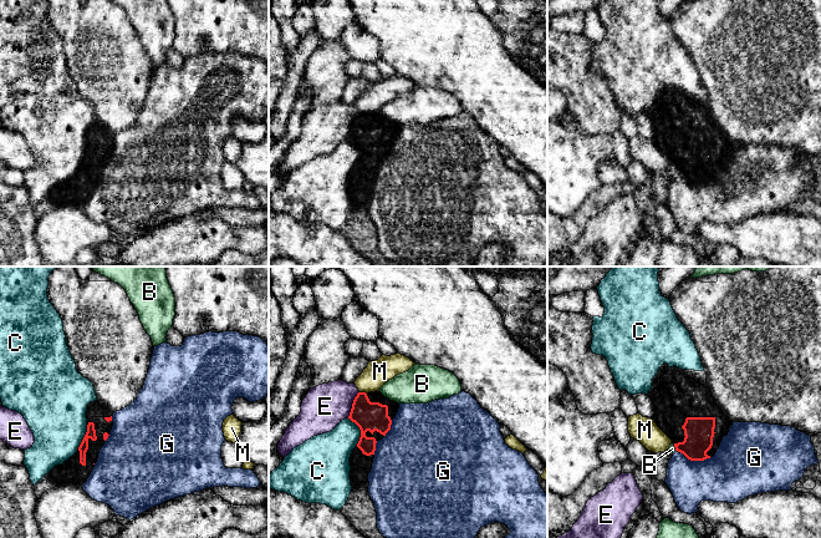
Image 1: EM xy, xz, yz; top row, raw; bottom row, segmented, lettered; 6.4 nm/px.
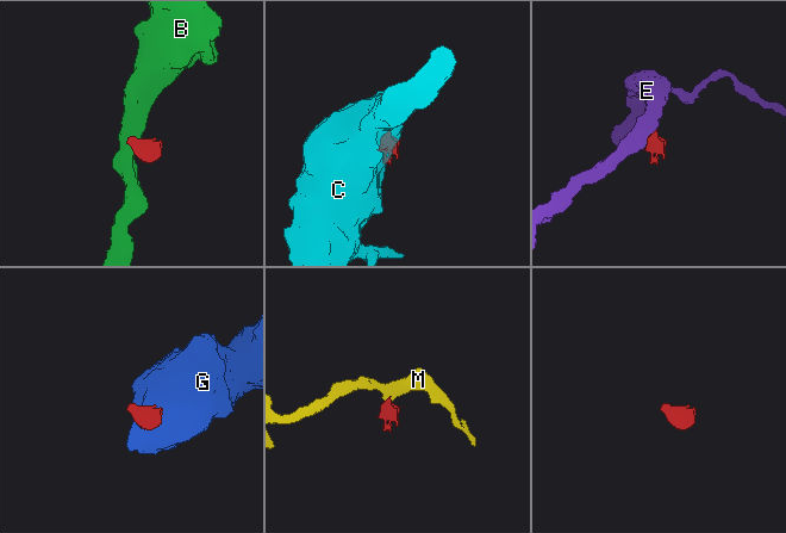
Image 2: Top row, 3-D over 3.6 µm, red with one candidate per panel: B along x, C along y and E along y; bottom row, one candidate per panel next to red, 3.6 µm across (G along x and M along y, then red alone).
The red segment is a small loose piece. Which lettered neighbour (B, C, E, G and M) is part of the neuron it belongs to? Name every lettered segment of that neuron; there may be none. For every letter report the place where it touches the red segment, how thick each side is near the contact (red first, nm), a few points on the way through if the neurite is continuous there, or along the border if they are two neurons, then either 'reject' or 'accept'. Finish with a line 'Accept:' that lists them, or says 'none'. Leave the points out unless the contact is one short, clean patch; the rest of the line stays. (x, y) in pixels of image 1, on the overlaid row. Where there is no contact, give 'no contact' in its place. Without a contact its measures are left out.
B: contact yz (674, 446); calibres 190 and 50 nm; border yz (673, 443), (676, 450); reject
C: contact xz (361, 431); calibres 190 and 260 nm; border xz (347, 417), (360, 430), (357, 445); reject
E: contact xz (352, 404); calibres 190 and 280 nm; border xz (358, 391), (347, 416); reject
G: contact yz (693, 460); calibres 190 and 320 nm; border yz (676, 450), (691, 460), (710, 457); reject
M: contact xz (363, 392); calibres 190 and 160 nm; border xz (360, 391), (366, 394); reject
Accept: none

